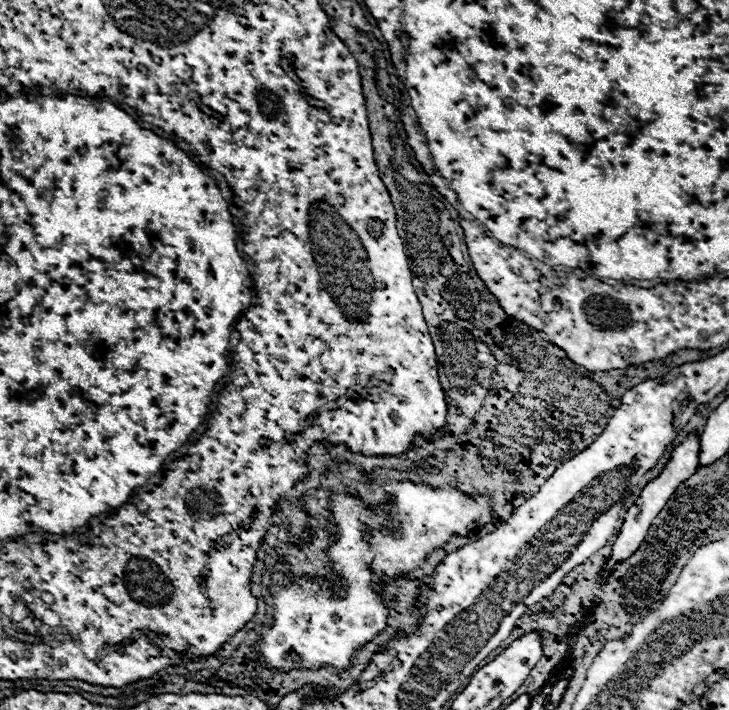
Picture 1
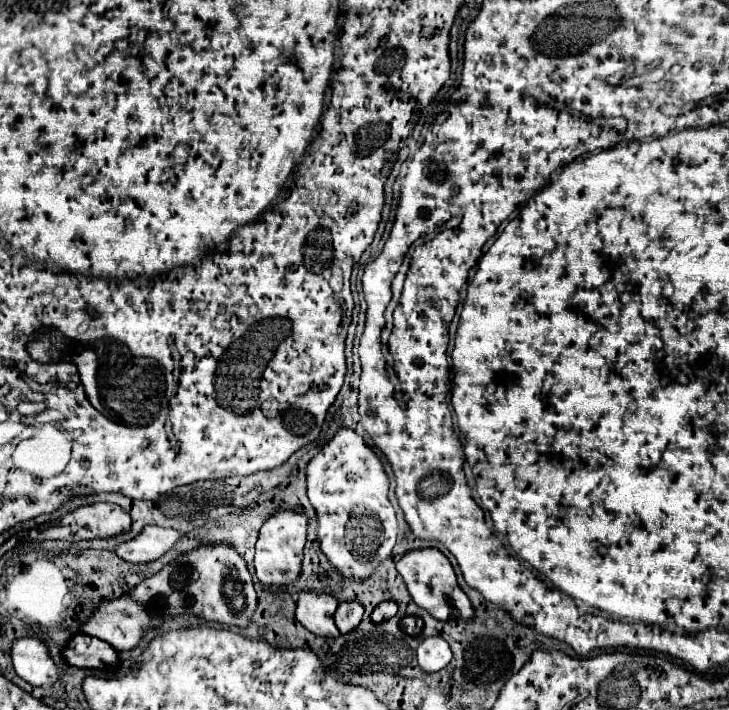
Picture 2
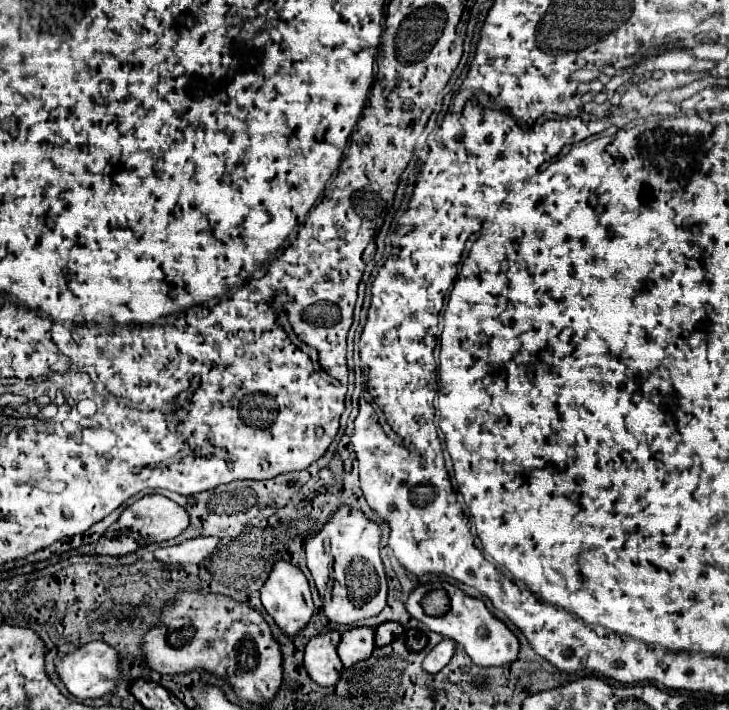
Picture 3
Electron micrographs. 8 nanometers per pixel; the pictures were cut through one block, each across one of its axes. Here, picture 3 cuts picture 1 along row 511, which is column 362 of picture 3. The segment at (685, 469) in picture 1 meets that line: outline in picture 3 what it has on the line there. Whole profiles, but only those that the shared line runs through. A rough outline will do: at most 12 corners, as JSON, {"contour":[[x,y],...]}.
{"contour":[[374,630],[344,632],[338,656],[346,668],[370,658]]}

